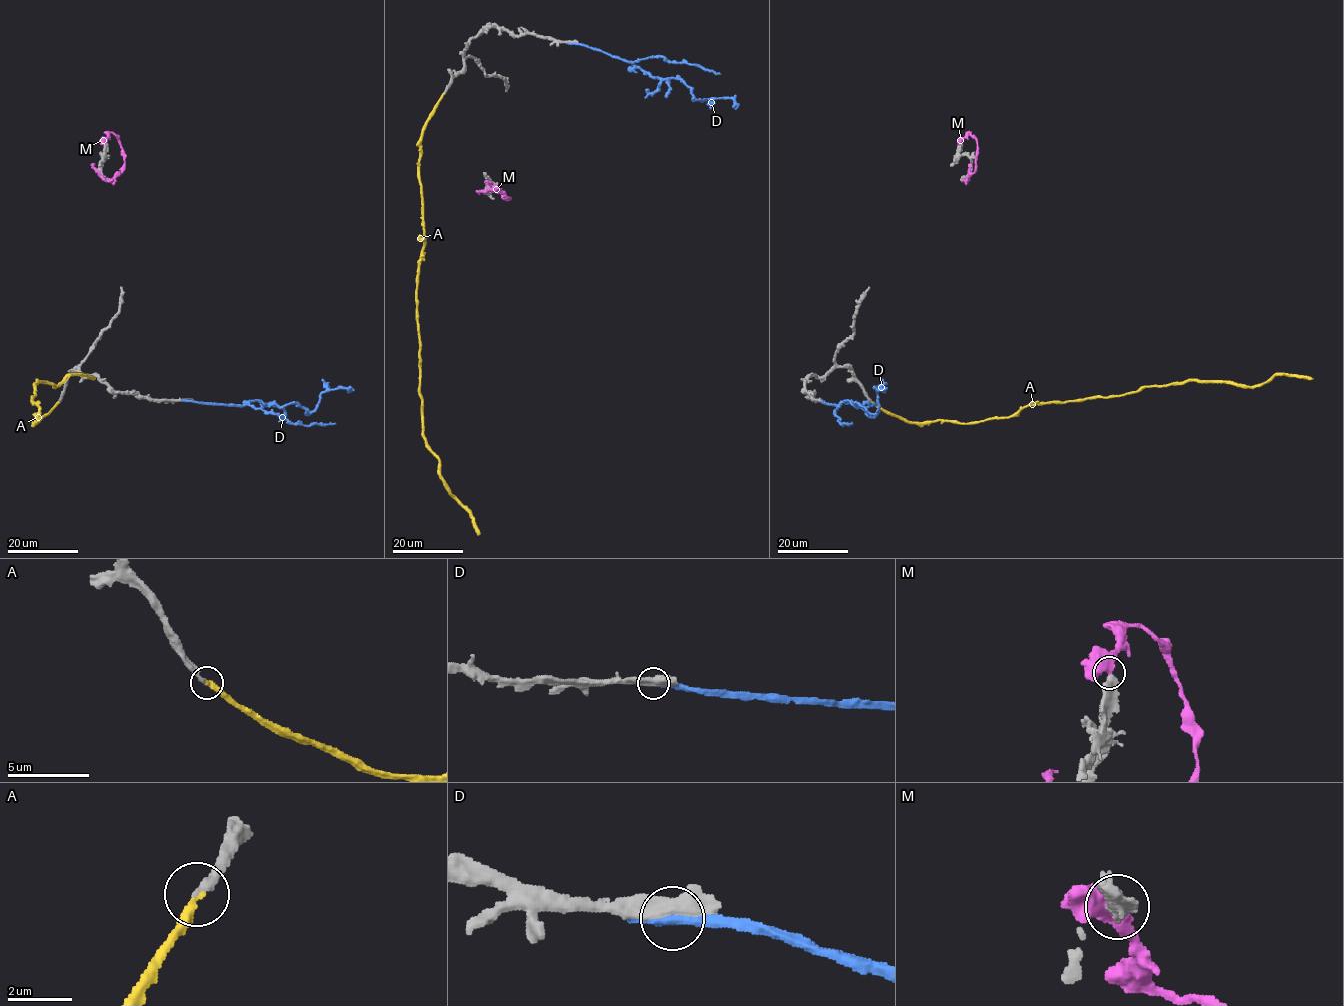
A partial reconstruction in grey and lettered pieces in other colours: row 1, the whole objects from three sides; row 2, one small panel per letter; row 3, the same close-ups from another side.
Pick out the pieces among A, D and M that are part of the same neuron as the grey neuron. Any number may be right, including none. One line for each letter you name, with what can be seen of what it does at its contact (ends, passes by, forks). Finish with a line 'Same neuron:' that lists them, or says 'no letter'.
A: it ends
Same neuron: A

